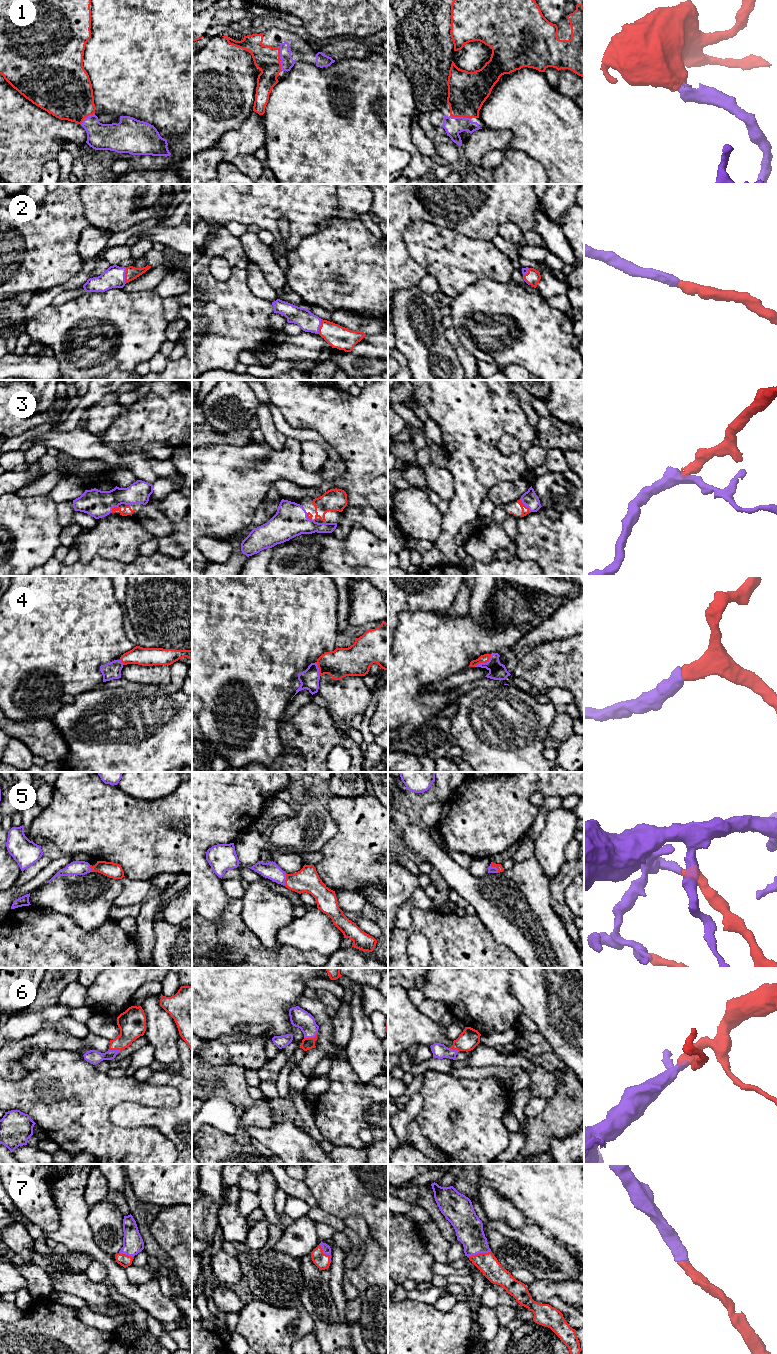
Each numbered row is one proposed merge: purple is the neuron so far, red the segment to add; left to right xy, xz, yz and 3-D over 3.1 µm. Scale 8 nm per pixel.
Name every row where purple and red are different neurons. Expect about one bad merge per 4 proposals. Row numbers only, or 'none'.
none

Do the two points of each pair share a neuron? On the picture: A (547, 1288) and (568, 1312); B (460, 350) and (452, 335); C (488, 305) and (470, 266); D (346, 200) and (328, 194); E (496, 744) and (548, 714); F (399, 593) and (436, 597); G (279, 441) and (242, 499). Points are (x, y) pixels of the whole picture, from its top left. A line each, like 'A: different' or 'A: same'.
A: different
B: same
C: different
D: different
E: same
F: same
G: different

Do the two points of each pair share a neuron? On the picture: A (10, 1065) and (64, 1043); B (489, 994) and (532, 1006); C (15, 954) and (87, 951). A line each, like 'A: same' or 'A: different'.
A: same
B: different
C: same

